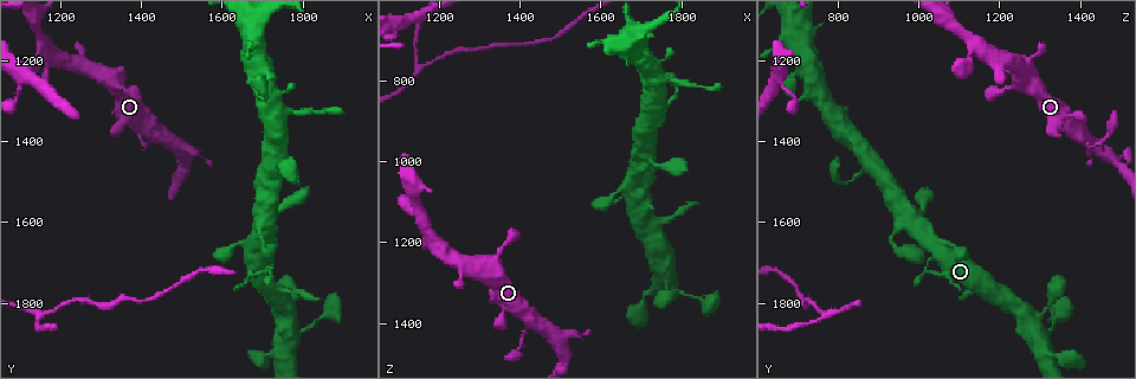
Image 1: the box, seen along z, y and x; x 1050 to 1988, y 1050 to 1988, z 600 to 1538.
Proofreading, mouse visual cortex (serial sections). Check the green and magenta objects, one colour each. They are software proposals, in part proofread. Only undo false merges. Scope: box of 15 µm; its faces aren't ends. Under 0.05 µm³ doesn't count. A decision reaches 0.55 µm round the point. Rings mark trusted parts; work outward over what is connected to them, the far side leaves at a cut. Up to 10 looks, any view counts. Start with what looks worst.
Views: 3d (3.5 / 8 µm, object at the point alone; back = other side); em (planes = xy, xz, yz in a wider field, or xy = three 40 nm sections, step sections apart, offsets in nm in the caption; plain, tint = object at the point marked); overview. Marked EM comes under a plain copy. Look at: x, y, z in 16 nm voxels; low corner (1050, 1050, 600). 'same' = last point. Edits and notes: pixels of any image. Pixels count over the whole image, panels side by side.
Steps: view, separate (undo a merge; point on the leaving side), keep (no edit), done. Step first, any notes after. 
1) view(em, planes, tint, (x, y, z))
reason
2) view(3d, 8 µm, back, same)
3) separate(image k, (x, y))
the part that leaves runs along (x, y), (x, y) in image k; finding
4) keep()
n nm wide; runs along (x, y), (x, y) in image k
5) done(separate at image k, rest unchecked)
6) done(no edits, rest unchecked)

view(3d, 3.5 µm, (1400, 1385, 1465))
calibre changes

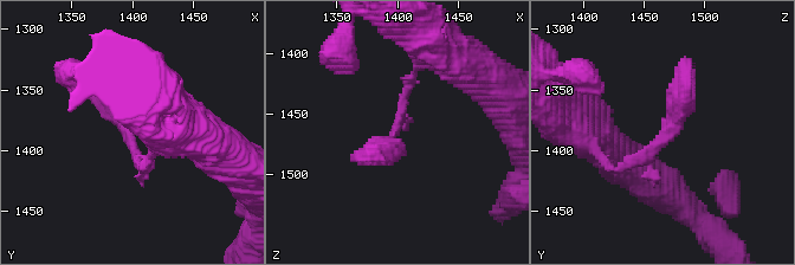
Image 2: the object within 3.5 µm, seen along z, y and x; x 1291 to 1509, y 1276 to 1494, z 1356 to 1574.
view(em, xy, step 5, tint, (1400, 1390, 1464))

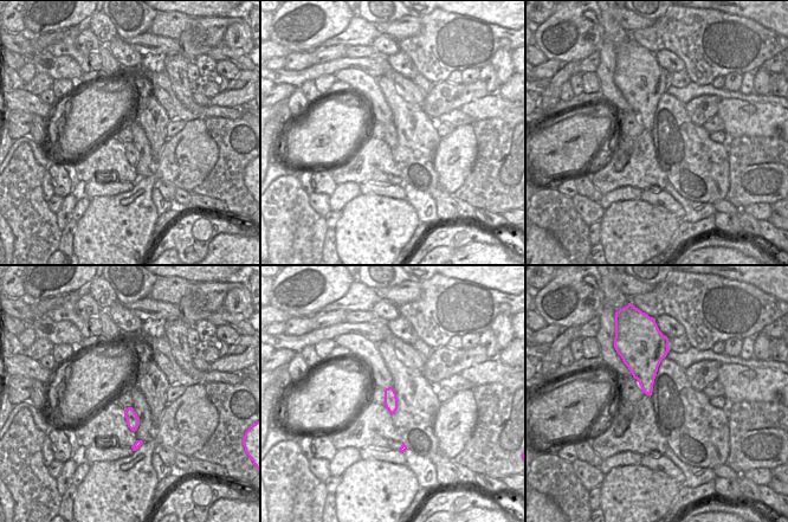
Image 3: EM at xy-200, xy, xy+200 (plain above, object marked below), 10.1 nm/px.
keep()
140 nm wide; runs along (600, 156), (621, 168), (652, 149), (685, 70) in image 2; continuous, no second cell

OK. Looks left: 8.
view(3d, 8 µm, (1785, 1880, 1320))
abrupt turn

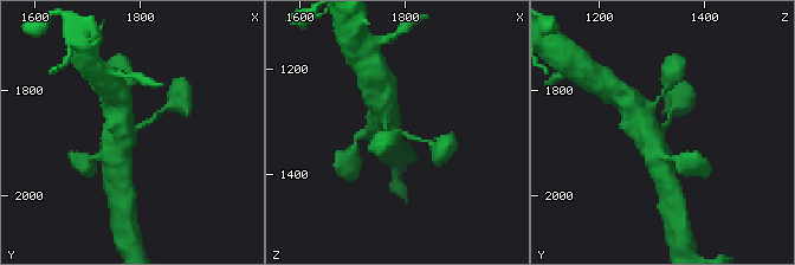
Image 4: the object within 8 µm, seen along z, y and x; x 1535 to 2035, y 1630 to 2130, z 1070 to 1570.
view(3d, 3.5 µm, (1785, 1880, 1315))

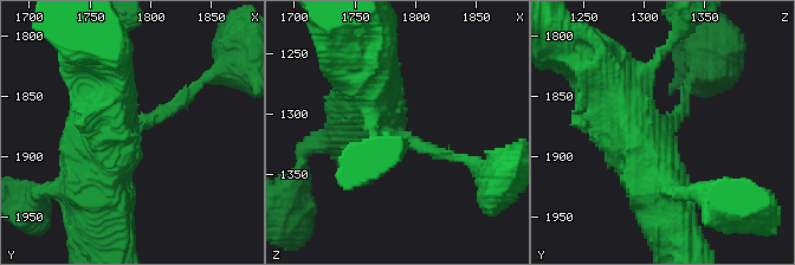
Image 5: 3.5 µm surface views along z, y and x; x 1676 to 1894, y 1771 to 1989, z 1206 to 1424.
view(em, xy, step 3, tint, (1784, 1882, 1318))
now the EM

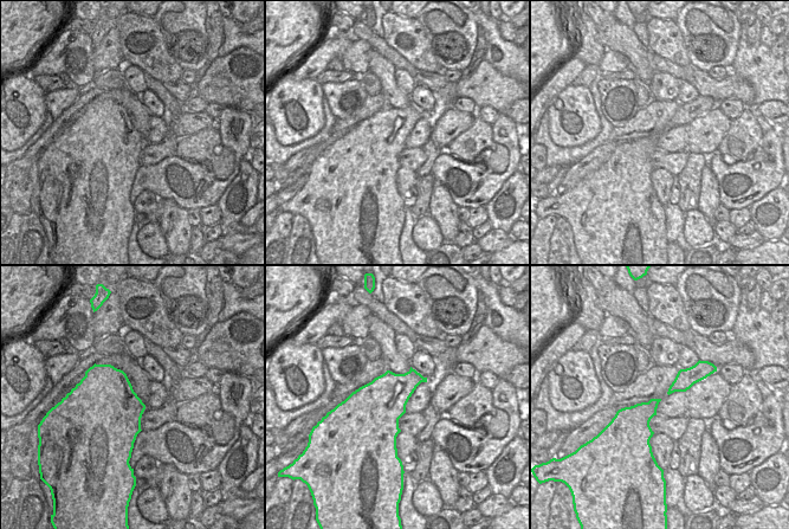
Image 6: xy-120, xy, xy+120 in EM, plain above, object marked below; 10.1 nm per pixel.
keep()
runs along (596, 70), (642, 139), (664, 204) in image 5; all the same cell

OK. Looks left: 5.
view(3d, 3.5 µm, (1705, 1225, 715))
sharp bend

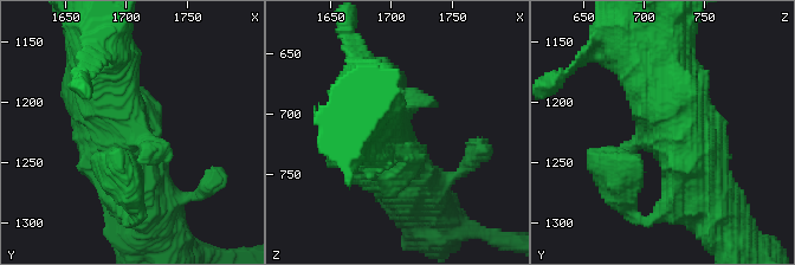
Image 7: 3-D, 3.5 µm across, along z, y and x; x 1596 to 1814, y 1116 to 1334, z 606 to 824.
view(em, xy, step 1, tint, (1698, 1230, 712))
need the tissue

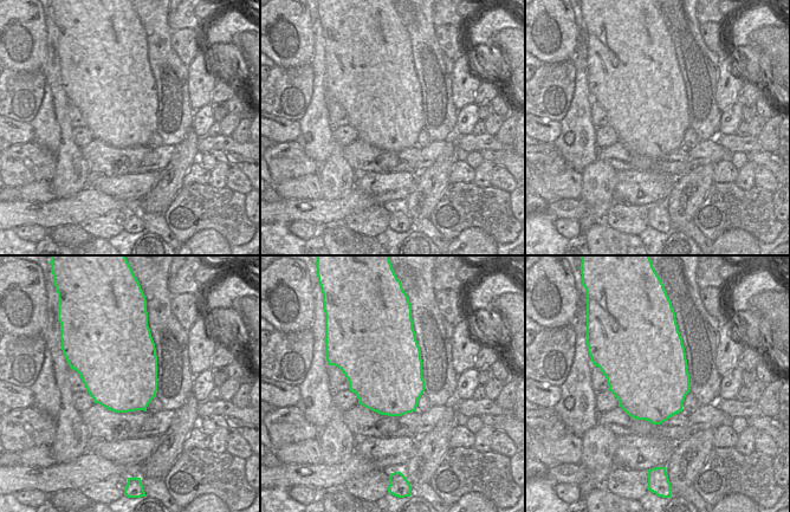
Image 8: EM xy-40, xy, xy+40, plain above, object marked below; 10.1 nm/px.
keep()
800 nm wide; runs along (706, 191), (642, 57) in image 7; all the same cell

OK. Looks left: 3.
view(3d, 8 µm, (1270, 1225, 1255))
sudden change in width

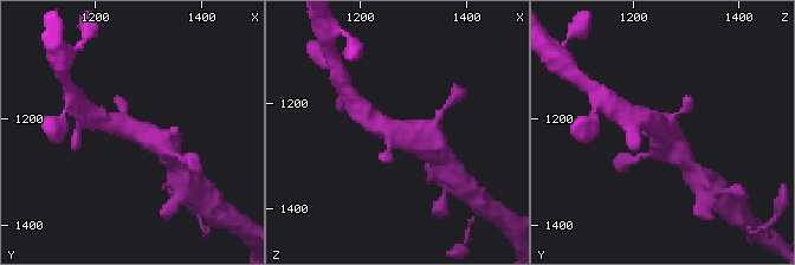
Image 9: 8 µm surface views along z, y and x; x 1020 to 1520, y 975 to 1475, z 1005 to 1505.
view(3d, 3.5 µm, (1270, 1220, 1250))
closer look

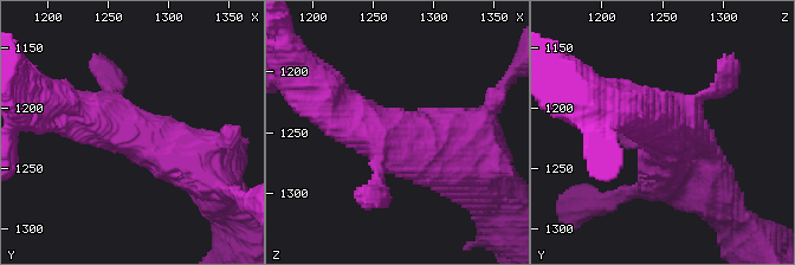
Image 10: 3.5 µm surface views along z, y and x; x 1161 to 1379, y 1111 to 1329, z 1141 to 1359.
view(em, xy, step 3, tint, (1274, 1222, 1254))
now the EM

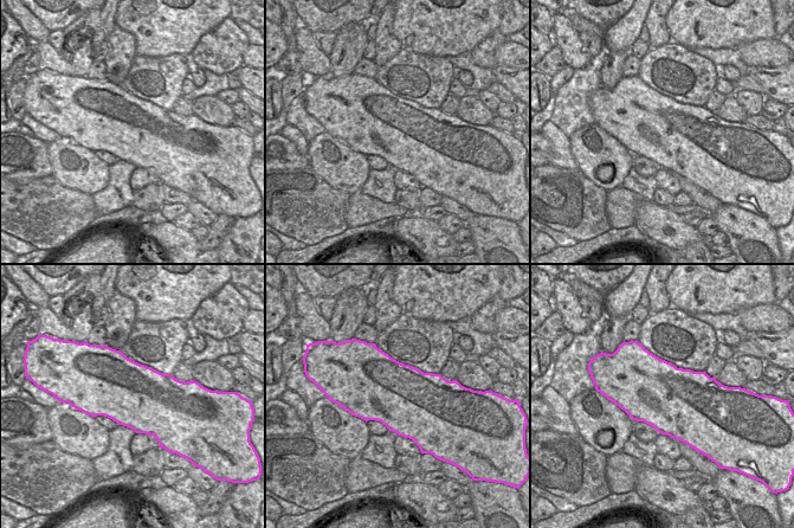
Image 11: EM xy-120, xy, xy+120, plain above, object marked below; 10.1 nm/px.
keep()
runs along (209, 165), (111, 121), (68, 114) in image 10; all the same cell

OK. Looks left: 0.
done(no edits, rest unchecked)

